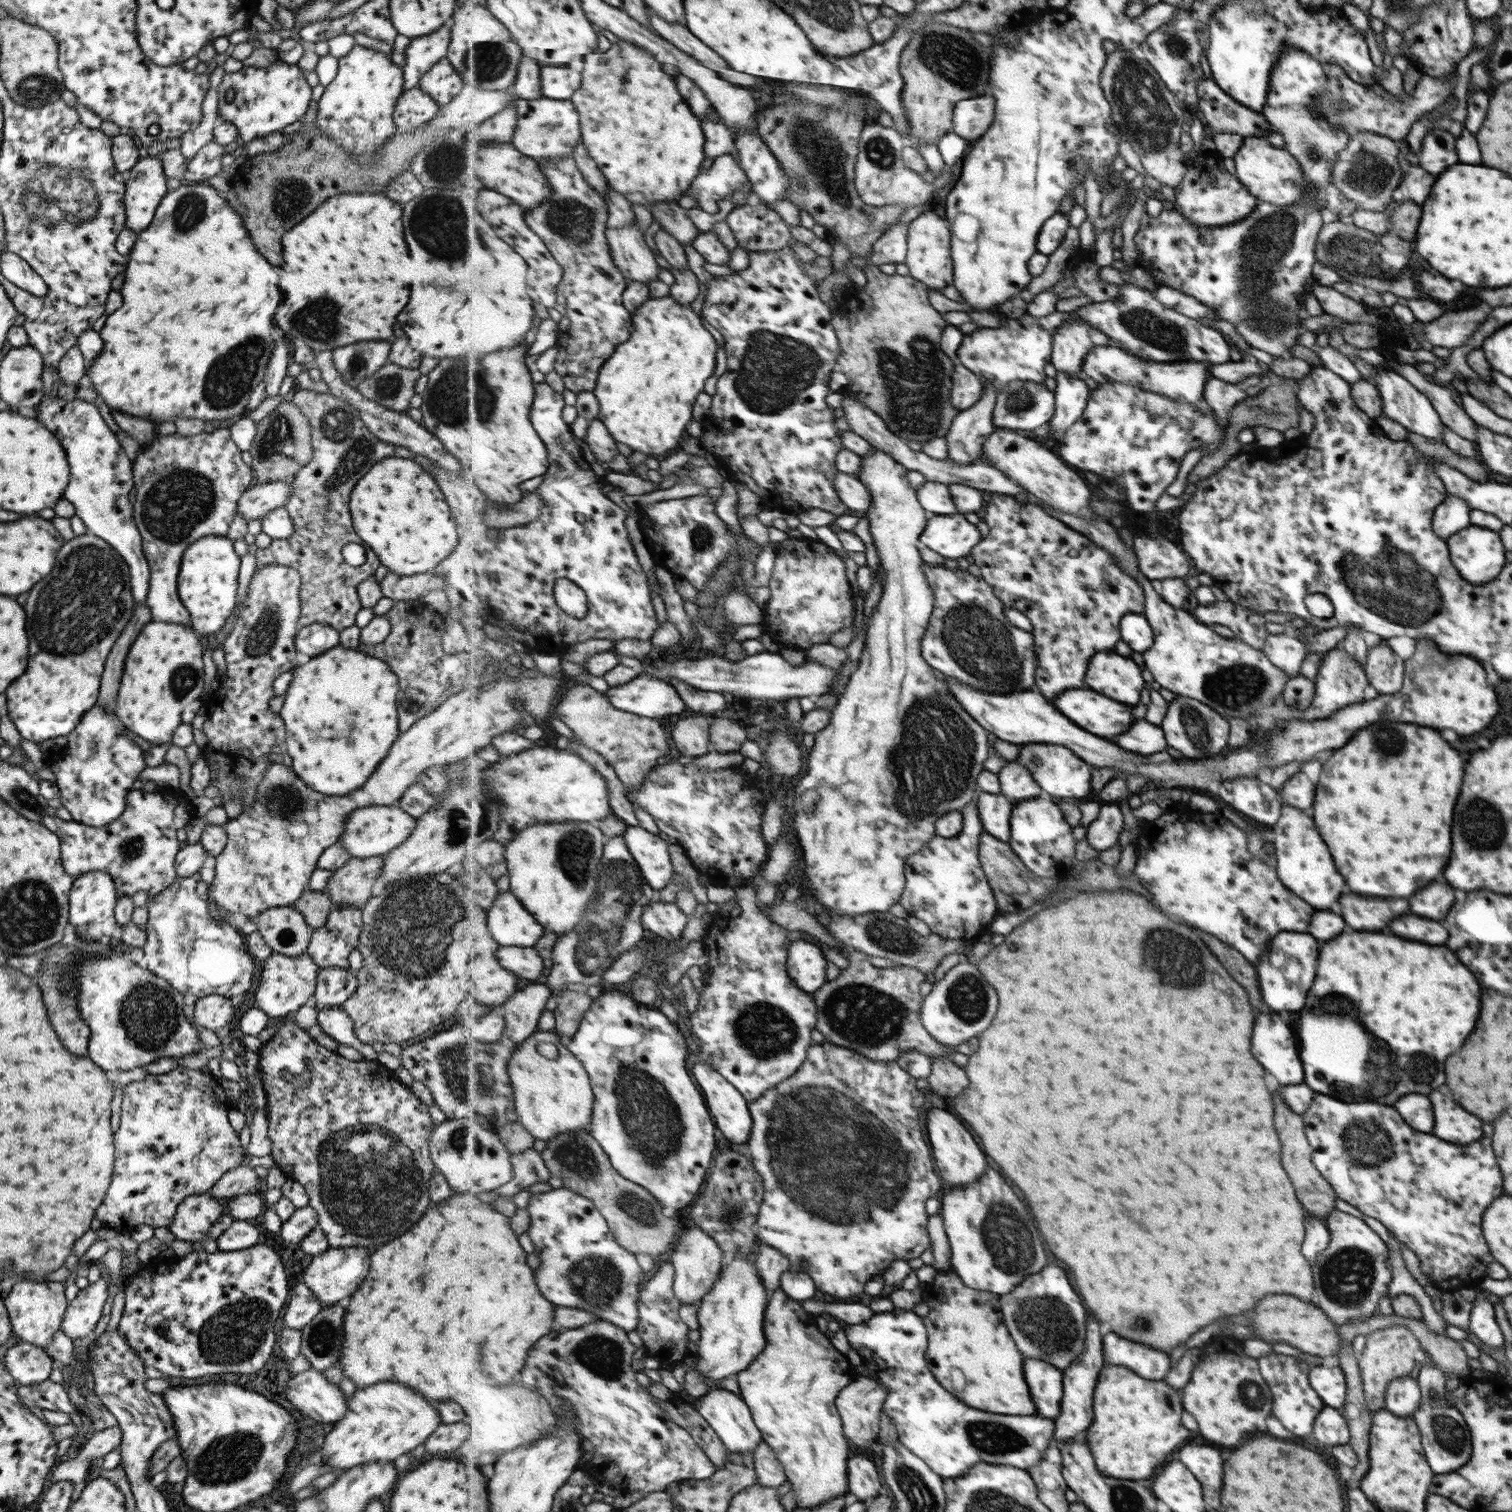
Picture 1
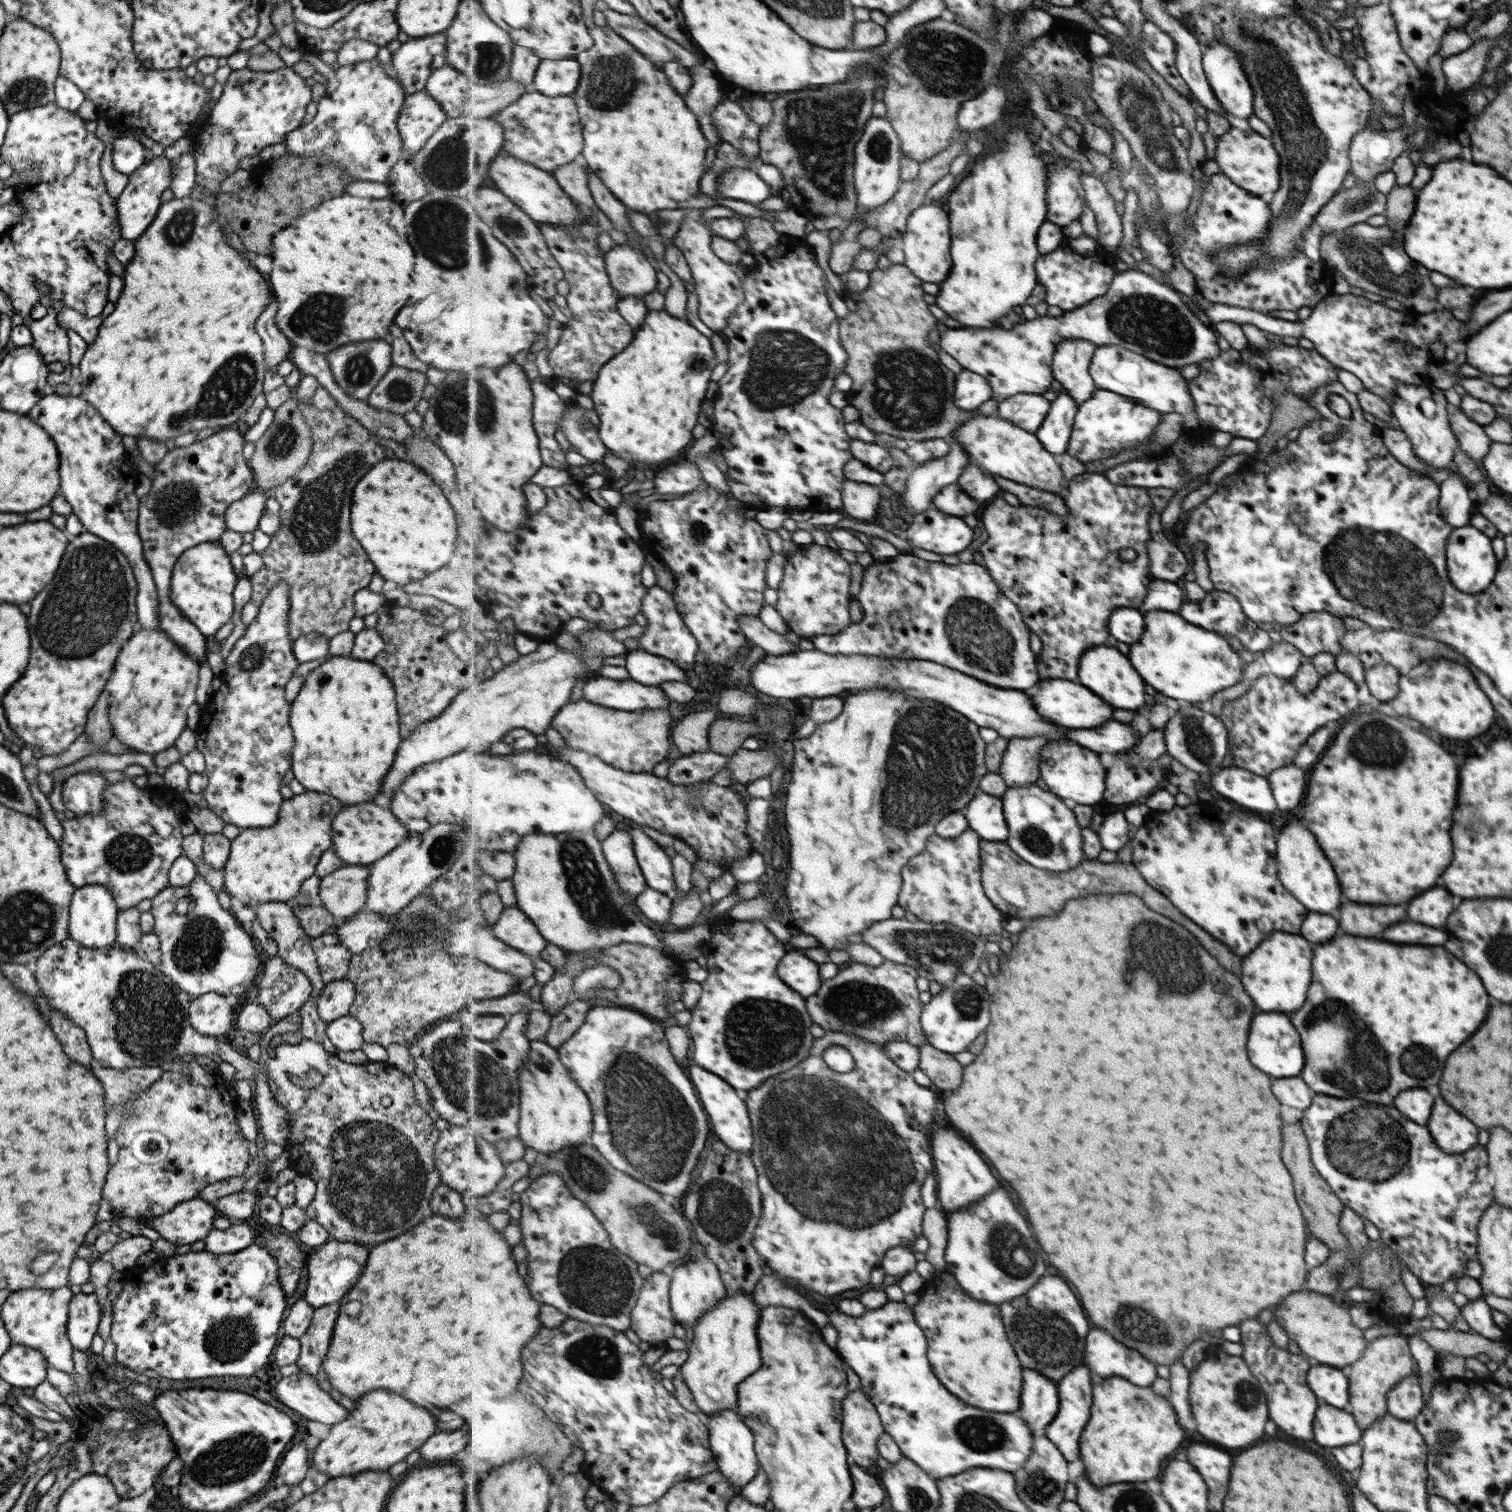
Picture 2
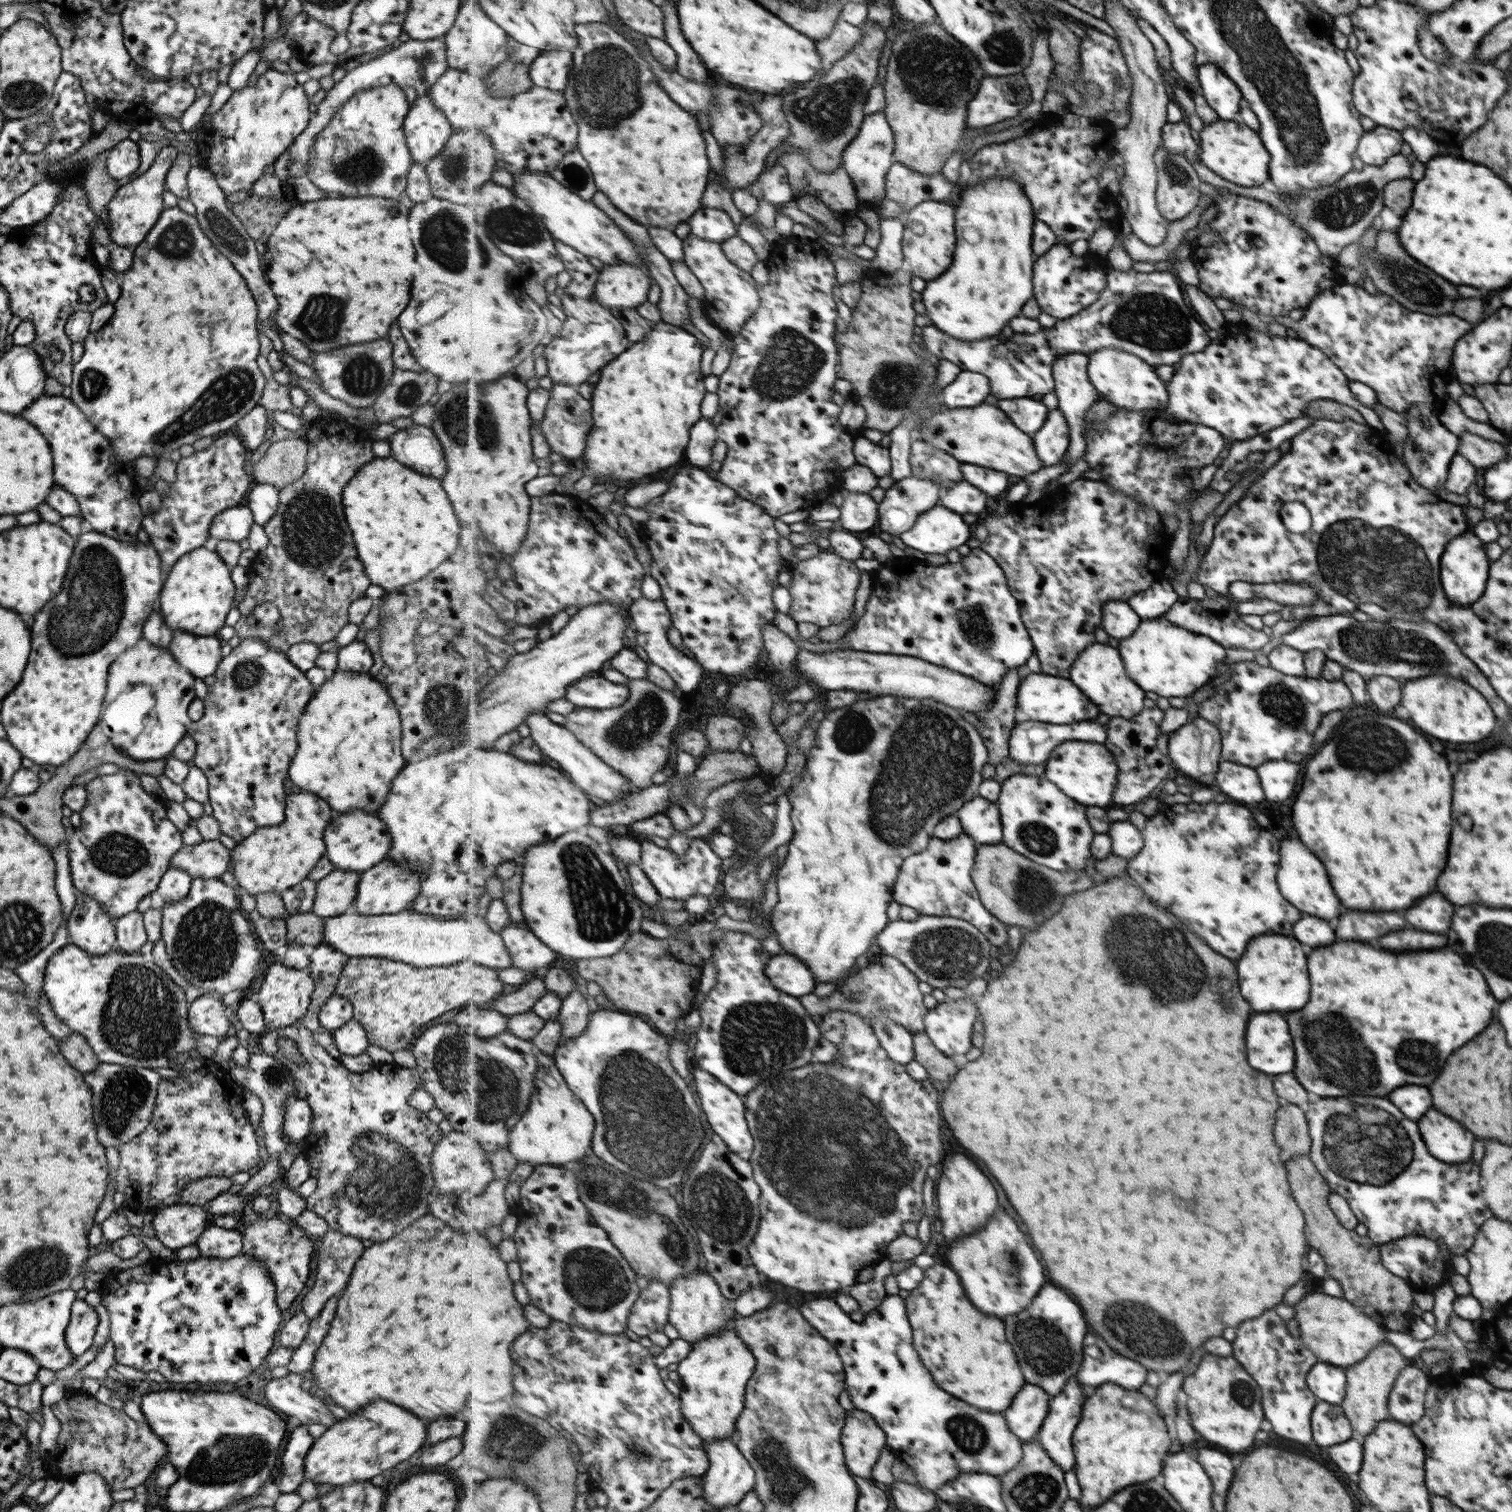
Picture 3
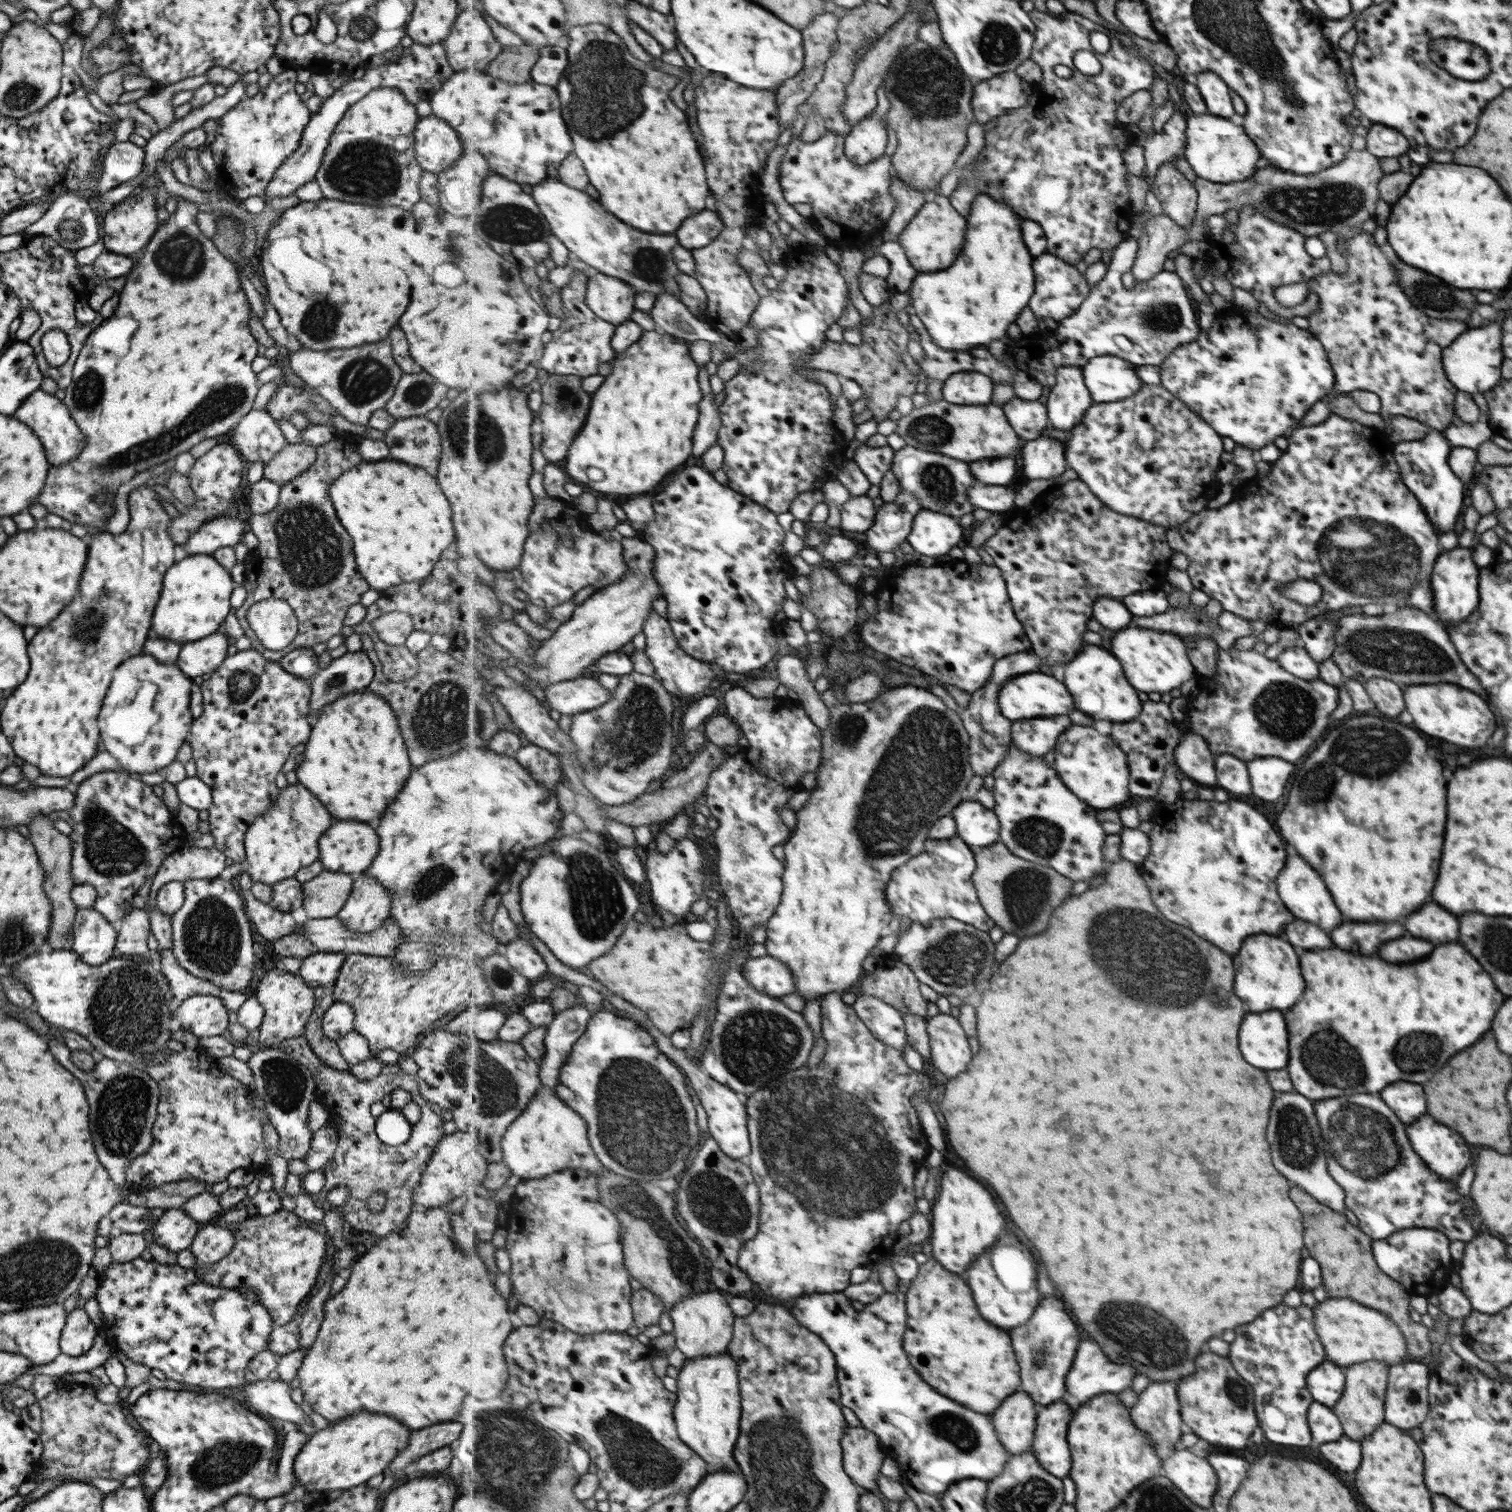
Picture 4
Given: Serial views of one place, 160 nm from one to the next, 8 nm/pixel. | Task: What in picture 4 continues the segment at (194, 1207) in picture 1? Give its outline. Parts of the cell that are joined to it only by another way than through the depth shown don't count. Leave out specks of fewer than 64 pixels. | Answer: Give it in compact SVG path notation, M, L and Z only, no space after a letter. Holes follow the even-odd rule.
M180 1208L164 1209L153 1224L152 1238L157 1246L177 1253L189 1248L199 1227L200 1224L189 1218Z

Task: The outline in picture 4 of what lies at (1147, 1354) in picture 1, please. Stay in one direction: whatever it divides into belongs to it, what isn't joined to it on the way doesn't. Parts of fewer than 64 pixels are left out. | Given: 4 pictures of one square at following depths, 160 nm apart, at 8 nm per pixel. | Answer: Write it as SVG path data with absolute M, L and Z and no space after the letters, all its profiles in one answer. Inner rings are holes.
M1085 1340L1080 1342L1079 1352L1075 1357L1074 1366L1068 1374L1066 1385L1068 1393L1081 1402L1086 1403L1094 1396L1105 1393L1118 1393L1127 1390L1131 1386L1133 1367L1127 1363L1113 1362L1097 1342Z

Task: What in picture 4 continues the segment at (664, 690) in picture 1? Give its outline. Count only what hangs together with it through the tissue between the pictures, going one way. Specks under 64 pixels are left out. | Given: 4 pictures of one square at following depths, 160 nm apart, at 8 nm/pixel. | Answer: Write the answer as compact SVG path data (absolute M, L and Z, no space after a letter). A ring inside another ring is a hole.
M596 675L550 684L544 691L545 706L571 716L598 709L614 697L614 692L607 690Z

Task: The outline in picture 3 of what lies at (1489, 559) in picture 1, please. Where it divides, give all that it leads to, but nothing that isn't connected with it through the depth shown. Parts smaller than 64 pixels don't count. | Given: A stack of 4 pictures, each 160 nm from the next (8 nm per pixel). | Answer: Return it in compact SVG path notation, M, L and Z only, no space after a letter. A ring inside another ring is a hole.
M1468 528L1464 533L1455 537L1447 546L1445 552L1441 556L1441 569L1439 578L1441 578L1442 589L1447 596L1448 601L1451 600L1453 606L1475 606L1481 592L1485 592L1485 582L1488 582L1487 568L1489 568L1489 560L1485 558L1483 552L1483 544L1475 536L1471 529Z

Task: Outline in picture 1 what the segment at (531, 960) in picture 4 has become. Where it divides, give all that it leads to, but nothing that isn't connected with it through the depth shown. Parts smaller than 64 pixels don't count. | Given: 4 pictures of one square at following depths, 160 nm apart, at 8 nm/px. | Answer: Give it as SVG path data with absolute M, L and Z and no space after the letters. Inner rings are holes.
M511 890L497 895L488 910L488 927L501 945L520 947L534 947L546 929Z

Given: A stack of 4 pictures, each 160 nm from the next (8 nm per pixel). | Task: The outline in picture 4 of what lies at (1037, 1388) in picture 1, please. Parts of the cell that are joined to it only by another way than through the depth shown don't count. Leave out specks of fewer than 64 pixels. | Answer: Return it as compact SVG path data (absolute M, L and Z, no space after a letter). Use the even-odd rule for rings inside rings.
M1019 1392L1007 1398L995 1412L995 1426L999 1428L999 1440L1010 1450L1011 1457L1031 1450L1038 1428L1040 1407L1028 1392Z

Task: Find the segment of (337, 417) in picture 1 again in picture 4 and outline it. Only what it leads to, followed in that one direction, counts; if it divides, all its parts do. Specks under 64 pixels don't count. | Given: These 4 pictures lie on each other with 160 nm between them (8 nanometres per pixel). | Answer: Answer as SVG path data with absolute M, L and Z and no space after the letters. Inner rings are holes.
M338 431L331 440L317 445L315 449L316 459L311 466L280 486L278 504L267 513L253 515L249 524L249 532L259 541L251 558L255 579L251 586L247 575L242 580L245 582L246 598L234 615L243 630L242 635L250 640L250 648L270 661L278 661L293 649L309 649L314 644L325 643L333 635L339 635L349 607L359 603L361 594L370 589L355 568L351 538L339 526L327 496L329 485L339 474L363 462L358 451L357 436ZM271 597L284 600L298 622L297 634L291 642L276 651L256 643L254 632L248 628L245 618L253 604Z

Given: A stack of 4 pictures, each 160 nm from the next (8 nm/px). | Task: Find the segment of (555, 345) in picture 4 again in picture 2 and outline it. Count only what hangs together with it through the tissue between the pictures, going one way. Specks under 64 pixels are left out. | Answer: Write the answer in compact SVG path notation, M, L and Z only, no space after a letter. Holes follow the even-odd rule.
M577 203L586 220L578 229L560 229L555 225L540 223L549 250L565 272L565 280L569 284L567 307L572 313L571 320L564 325L559 344L549 352L547 358L558 382L575 391L588 380L596 381L602 366L621 354L634 341L637 333L618 309L620 294L607 274L606 253L599 248L601 226L591 208Z

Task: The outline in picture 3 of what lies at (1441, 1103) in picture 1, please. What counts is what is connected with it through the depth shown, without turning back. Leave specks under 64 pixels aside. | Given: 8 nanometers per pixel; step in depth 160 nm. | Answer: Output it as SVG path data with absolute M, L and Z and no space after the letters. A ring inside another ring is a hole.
M1431 1108L1427 1110L1427 1118L1419 1118L1419 1126L1423 1126L1423 1138L1427 1138L1427 1146L1431 1146L1435 1158L1443 1158L1443 1162L1469 1160L1473 1136L1461 1124Z

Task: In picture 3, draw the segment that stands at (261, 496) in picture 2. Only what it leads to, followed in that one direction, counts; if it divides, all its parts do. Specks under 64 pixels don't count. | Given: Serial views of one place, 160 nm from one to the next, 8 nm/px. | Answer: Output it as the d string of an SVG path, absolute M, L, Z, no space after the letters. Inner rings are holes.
M237 505L227 508L213 517L209 538L239 543L247 537L253 523L251 512L247 506Z

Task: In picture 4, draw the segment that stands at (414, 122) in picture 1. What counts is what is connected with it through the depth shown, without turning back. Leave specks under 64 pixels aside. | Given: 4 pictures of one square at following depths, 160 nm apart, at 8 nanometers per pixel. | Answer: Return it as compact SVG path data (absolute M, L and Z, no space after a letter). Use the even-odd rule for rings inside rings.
M433 114L416 119L413 148L416 163L433 174L447 169L463 150L457 134Z

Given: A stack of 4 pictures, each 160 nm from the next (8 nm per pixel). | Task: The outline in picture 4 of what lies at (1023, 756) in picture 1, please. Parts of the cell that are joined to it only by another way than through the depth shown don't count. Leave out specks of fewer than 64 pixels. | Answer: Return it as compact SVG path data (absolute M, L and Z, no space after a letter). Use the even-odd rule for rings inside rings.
M1071 726L1067 734L1062 734L1054 752L1054 767L1066 785L1079 795L1087 804L1097 810L1109 810L1123 807L1127 800L1131 800L1129 761L1123 748L1113 740L1113 737L1099 734L1095 728L1089 726ZM1071 744L1073 752L1067 756L1063 746Z

